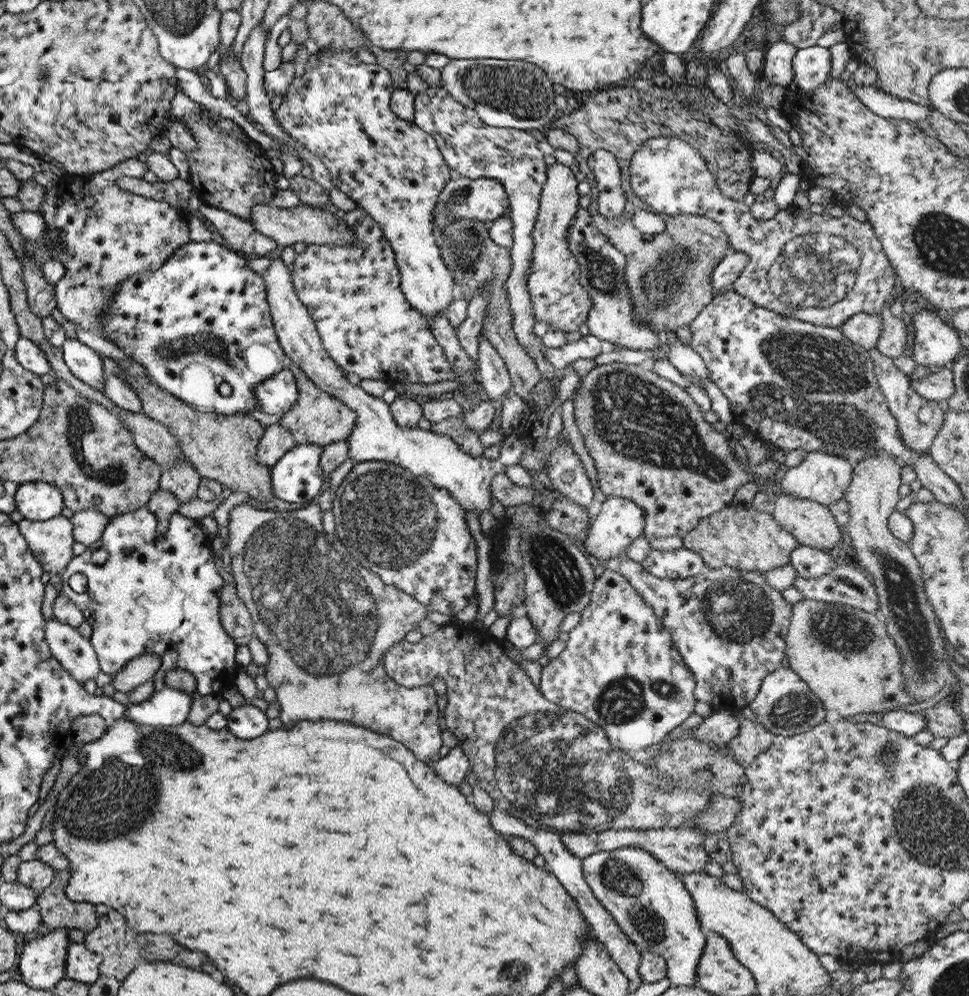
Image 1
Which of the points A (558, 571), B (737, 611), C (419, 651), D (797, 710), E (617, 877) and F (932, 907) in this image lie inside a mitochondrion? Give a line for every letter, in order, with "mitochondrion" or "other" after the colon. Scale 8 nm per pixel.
A: mitochondrion
B: mitochondrion
C: other
D: mitochondrion
E: mitochondrion
F: other

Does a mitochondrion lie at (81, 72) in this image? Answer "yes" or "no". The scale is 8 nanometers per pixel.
no

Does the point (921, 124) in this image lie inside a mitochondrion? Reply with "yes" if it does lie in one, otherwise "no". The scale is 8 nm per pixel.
no

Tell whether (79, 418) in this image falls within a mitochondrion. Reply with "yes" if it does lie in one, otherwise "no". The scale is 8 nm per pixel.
yes

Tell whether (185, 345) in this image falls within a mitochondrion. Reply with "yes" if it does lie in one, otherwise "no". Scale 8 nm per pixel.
yes

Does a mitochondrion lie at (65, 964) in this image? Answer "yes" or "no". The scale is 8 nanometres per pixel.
no

